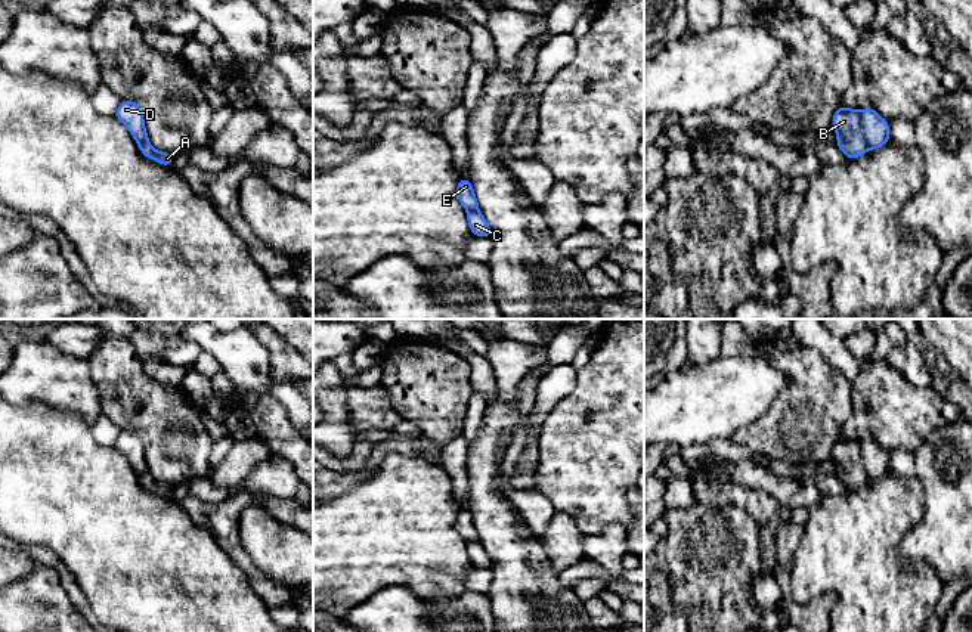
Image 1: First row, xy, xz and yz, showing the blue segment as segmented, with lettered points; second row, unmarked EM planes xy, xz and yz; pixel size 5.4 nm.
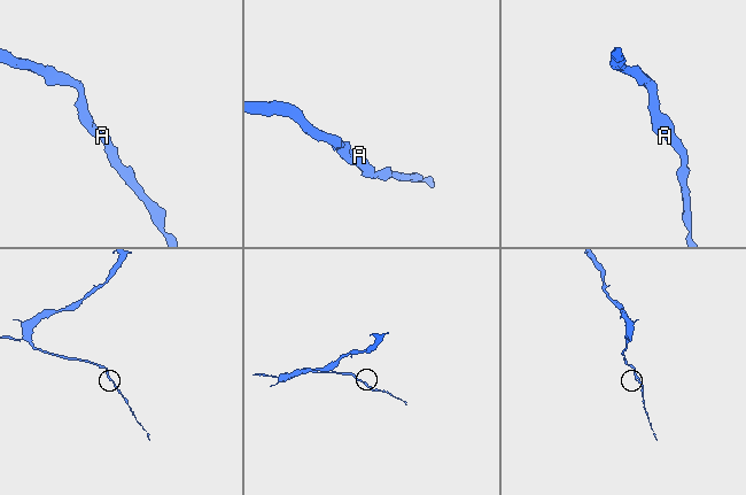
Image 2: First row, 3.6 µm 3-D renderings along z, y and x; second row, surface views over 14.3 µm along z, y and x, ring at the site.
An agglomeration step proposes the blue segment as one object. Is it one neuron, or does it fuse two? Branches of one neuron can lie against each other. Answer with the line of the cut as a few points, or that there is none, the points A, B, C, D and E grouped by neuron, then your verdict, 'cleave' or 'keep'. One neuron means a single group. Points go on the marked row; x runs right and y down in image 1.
no cut | A B C D E | keep

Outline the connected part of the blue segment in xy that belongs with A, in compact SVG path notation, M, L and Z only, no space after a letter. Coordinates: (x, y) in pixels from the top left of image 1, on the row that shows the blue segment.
M121 100L115 111L115 118L118 118L134 137L140 152L148 158L154 159L165 167L171 168L173 154L157 151L152 148L145 128L145 118L140 106L133 100Z

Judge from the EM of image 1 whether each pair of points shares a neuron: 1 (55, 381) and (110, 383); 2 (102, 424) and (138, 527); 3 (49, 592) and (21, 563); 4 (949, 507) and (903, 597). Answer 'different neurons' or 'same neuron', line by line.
1: different neurons
2: different neurons
3: different neurons
4: different neurons

